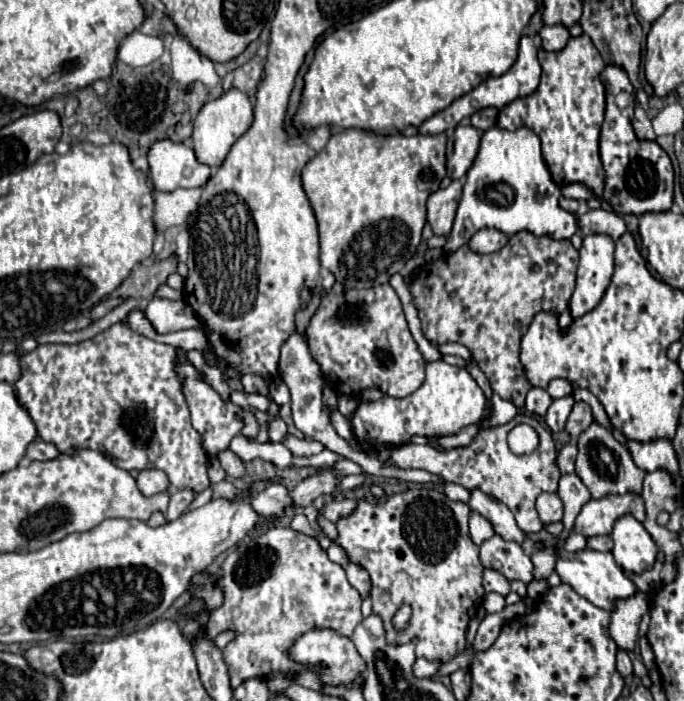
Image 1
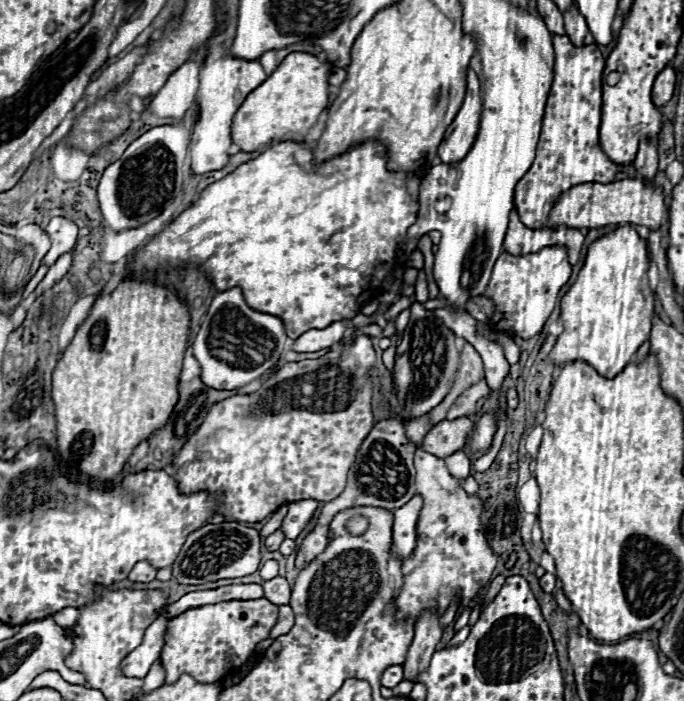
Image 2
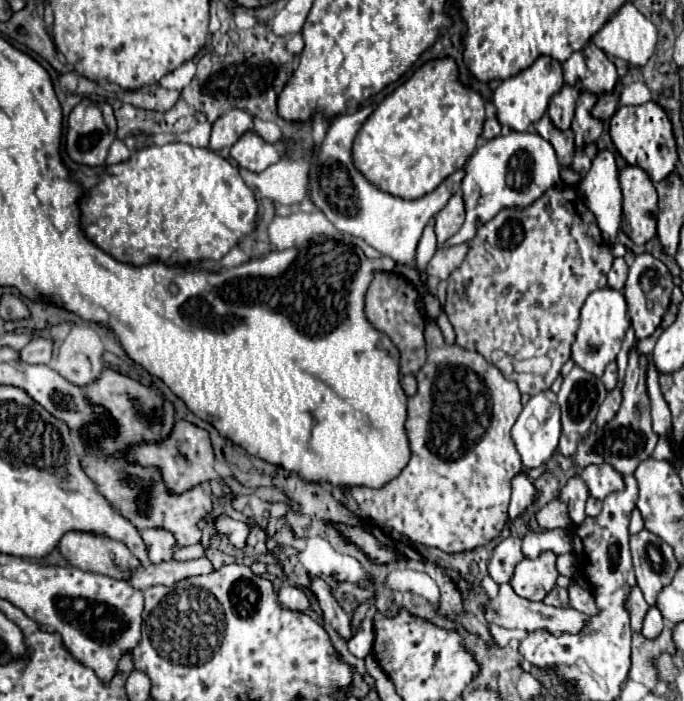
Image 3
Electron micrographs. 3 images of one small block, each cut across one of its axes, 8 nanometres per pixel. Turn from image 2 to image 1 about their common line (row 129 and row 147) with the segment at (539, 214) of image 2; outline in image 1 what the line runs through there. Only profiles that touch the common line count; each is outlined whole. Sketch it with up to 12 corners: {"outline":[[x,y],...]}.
{"outline":[[592,40],[540,50],[538,90],[504,106],[560,188],[602,198],[604,84]]}

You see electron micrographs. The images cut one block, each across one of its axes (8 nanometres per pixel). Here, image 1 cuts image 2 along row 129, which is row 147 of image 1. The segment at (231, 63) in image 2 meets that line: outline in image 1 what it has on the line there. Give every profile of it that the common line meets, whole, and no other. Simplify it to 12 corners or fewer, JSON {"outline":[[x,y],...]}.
{"outline":[[240,90],[204,104],[192,144],[218,168],[254,122]]}

